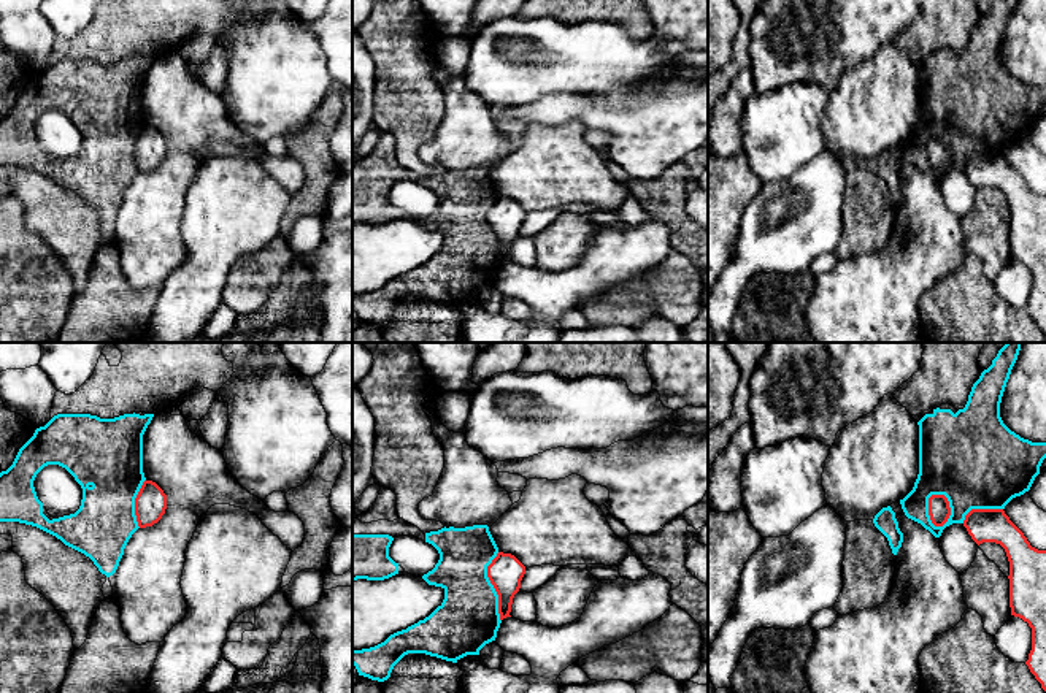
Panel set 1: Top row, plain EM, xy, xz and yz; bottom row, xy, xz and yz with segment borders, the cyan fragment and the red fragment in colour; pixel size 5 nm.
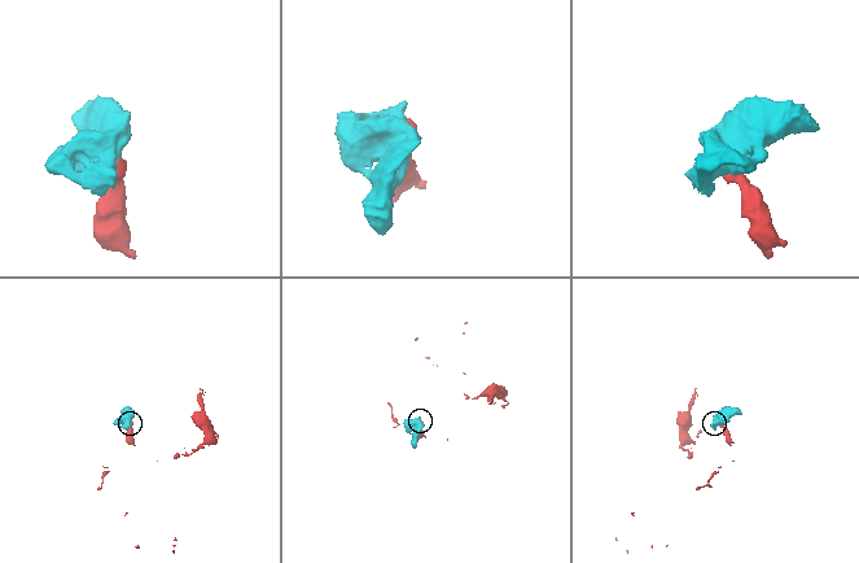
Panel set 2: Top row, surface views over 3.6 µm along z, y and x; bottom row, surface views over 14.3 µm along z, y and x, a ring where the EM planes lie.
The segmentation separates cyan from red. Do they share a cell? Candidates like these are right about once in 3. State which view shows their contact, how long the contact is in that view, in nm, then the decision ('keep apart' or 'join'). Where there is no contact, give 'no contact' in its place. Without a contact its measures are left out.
yz | 180 nm | keep apart

